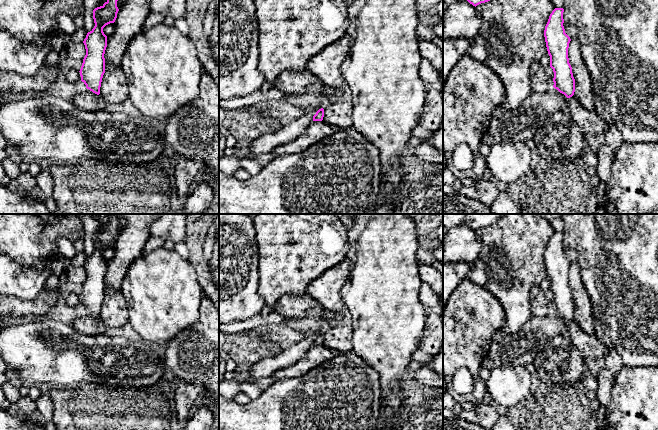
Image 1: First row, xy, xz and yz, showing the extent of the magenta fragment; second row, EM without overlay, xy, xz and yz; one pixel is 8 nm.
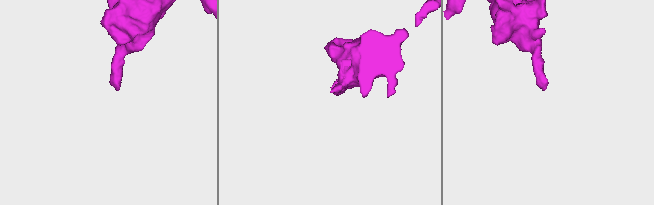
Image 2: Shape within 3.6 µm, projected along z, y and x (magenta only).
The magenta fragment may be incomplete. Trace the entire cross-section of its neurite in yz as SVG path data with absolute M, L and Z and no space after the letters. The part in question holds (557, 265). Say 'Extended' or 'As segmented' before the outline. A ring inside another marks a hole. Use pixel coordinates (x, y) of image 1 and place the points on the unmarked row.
As segmented. M563 232L552 235L545 250L544 261L550 280L550 291L554 296L553 311L570 322L575 316L575 303L568 282L571 263L565 257L563 236Z

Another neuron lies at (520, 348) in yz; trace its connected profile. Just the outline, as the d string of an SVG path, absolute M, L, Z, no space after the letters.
M554 311L545 317L533 317L517 333L506 335L500 343L492 342L482 366L491 371L499 366L519 366L532 362L537 352L554 336L563 333L567 327L568 322Z

